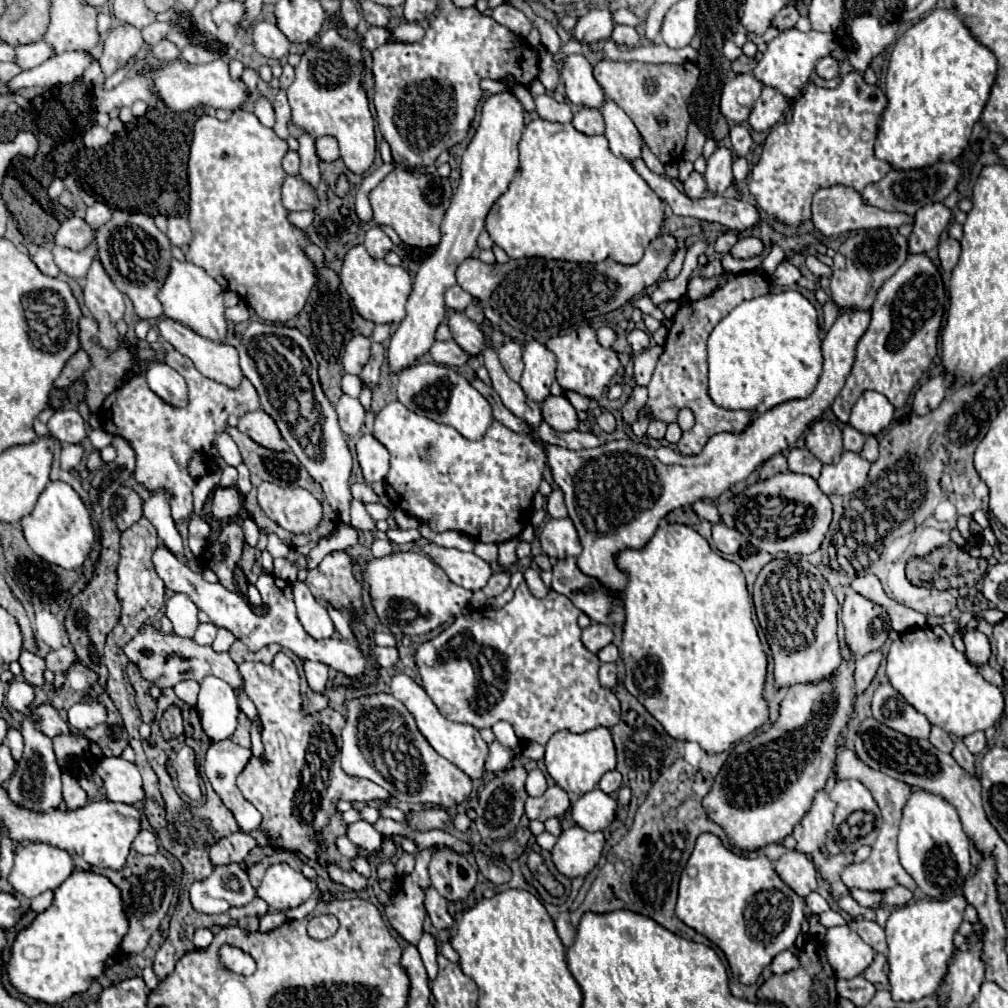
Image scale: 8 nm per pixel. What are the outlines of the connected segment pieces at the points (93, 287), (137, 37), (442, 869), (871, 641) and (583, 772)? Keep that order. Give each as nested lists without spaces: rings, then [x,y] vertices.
[[[94,258],[84,286],[84,304],[96,318],[100,326],[98,342],[106,350],[116,350],[120,346],[120,336],[116,332],[116,322],[124,314],[124,294],[116,288],[102,262]]]
[[[120,26],[110,30],[110,36],[104,42],[104,54],[98,60],[106,76],[112,76],[118,68],[124,68],[132,56],[144,46],[140,30],[132,26]]]
[[[438,848],[428,870],[432,886],[450,902],[466,900],[476,886],[478,872],[458,852]]]
[[[850,592],[846,596],[842,622],[846,628],[846,640],[856,658],[862,658],[872,650],[880,650],[892,630],[888,612],[858,592]]]
[[[598,726],[584,734],[572,734],[568,730],[556,732],[545,746],[544,763],[554,782],[568,794],[582,796],[590,792],[602,778],[604,772],[616,768],[616,750],[610,730]]]

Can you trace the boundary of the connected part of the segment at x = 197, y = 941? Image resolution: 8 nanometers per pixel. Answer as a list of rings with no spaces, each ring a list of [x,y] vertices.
[[[196,930],[194,932],[194,946],[198,950],[206,950],[212,944],[212,932],[210,930]]]

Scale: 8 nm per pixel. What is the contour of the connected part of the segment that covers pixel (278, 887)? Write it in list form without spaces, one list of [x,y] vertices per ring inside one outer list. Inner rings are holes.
[[[288,864],[270,866],[256,892],[274,910],[296,908],[312,898],[314,892],[320,892],[320,902],[332,902],[336,898],[334,892],[320,890],[316,882],[308,880],[302,872],[290,868]]]

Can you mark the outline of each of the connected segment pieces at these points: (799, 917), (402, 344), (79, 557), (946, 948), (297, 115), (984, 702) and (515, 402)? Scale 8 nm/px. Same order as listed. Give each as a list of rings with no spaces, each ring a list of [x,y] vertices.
[[[698,836],[680,876],[676,916],[726,954],[734,978],[742,984],[754,984],[780,950],[794,946],[804,920],[802,910],[804,900],[782,882],[768,856],[738,856],[718,836]]]
[[[506,92],[490,96],[482,104],[480,126],[466,152],[462,154],[458,190],[452,196],[452,202],[440,226],[442,240],[436,246],[434,254],[420,264],[414,276],[414,290],[406,304],[406,318],[400,322],[398,330],[390,338],[388,362],[392,372],[400,372],[404,366],[410,366],[434,344],[436,328],[446,316],[444,292],[456,284],[456,268],[476,252],[478,236],[484,230],[484,222],[492,204],[508,190],[512,178],[518,172],[518,140],[522,136],[522,130],[524,110],[514,94]]]
[[[48,482],[48,486],[40,494],[34,510],[22,518],[22,526],[24,526],[24,536],[26,536],[28,546],[42,560],[56,564],[64,570],[82,568],[92,550],[92,544],[96,540],[90,512],[86,510],[78,492],[64,482]]]
[[[954,894],[944,898],[942,902],[928,898],[916,900],[902,908],[896,908],[888,922],[886,922],[886,936],[888,936],[888,964],[890,964],[890,992],[896,1000],[920,1000],[928,994],[934,994],[948,972],[948,964],[956,952],[954,948],[954,934],[958,932],[964,910],[968,902],[962,894]]]
[[[336,30],[322,32],[320,38],[304,52],[296,66],[296,80],[286,90],[292,108],[292,122],[310,132],[312,138],[334,136],[340,144],[340,156],[346,168],[358,176],[368,172],[376,156],[374,118],[362,90],[362,48],[358,42],[340,36]]]
[[[926,626],[902,634],[892,642],[886,660],[890,684],[924,714],[930,724],[948,730],[948,734],[964,738],[978,730],[988,730],[1004,714],[1002,690],[982,678],[978,668],[952,646],[950,636],[940,626]]]
[[[486,340],[486,348],[482,350],[482,358],[484,358],[484,366],[486,366],[488,374],[490,374],[492,386],[498,392],[498,396],[502,398],[504,406],[512,414],[516,414],[518,418],[522,418],[524,422],[528,422],[530,426],[536,428],[542,422],[540,404],[538,402],[532,402],[532,406],[530,406],[530,402],[528,402],[524,390],[520,388],[520,384],[508,378],[508,374],[504,372],[504,368],[498,362],[496,350],[494,350],[494,346],[492,346],[490,340]]]

